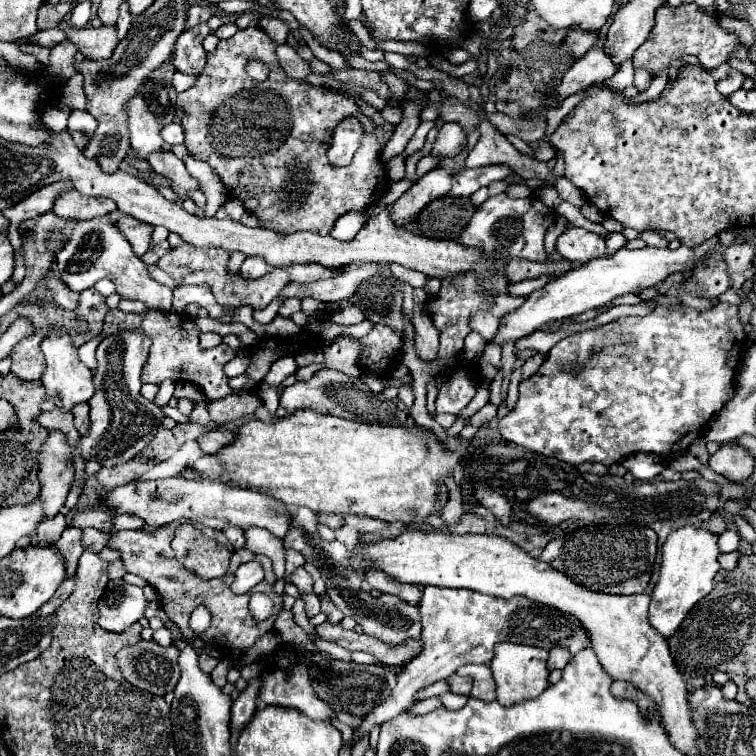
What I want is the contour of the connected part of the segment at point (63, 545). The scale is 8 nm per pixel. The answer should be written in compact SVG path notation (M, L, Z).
M68 526L64 532L62 532L62 538L56 542L56 550L62 554L64 558L64 566L66 566L66 578L72 578L74 572L76 572L76 562L80 558L80 554L84 552L82 548L82 530L80 528L74 528L74 526Z

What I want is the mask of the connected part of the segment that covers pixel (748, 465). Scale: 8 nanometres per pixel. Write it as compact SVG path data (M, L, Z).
M724 444L716 454L710 456L710 468L730 482L744 482L752 476L754 456L740 444Z

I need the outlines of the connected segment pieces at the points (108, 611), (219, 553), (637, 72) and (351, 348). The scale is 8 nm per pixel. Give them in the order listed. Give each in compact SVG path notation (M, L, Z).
M110 580L98 602L98 624L108 632L126 630L144 616L146 606L148 600L140 586L126 584L124 580Z
M182 524L176 528L172 550L176 554L176 560L186 570L204 580L218 578L228 572L230 552L226 550L226 546L206 538L190 524Z
M634 68L634 86L636 88L640 88L642 92L650 86L650 82L652 82L652 76L650 76L650 72L648 70L644 70L644 68Z
M340 338L334 344L326 346L322 352L324 352L322 366L334 368L348 376L360 376L360 370L356 366L356 358L360 354L360 344L354 338Z

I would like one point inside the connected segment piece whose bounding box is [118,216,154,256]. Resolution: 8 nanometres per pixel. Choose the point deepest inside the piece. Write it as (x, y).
(137, 232)

